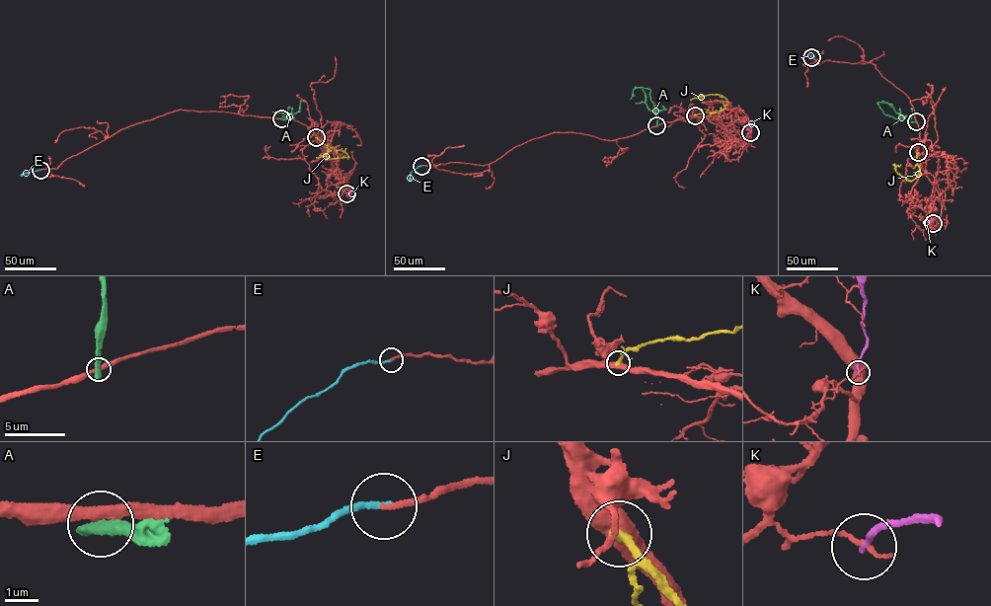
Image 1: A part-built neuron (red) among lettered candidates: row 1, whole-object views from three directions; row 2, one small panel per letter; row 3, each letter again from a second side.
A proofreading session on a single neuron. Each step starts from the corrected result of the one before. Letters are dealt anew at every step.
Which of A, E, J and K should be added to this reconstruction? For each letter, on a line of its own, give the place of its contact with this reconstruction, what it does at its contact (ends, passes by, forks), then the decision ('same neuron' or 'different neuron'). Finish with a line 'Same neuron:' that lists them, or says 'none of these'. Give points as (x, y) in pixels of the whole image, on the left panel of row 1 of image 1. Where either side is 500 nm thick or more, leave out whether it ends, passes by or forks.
A: meets red at (281, 118); different neuron
E: meets red at (40, 170); it ends there; same neuron
J: meets red at (316, 137); different neuron
K: meets red at (346, 193); it ends there; different neuron
Same neuron: E

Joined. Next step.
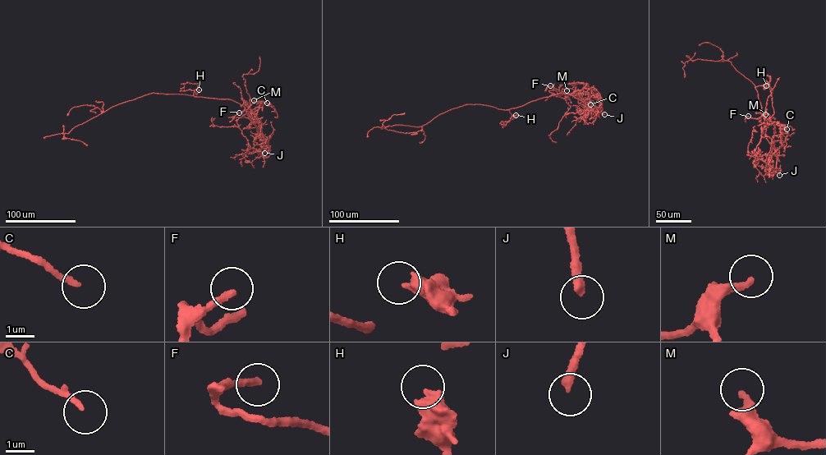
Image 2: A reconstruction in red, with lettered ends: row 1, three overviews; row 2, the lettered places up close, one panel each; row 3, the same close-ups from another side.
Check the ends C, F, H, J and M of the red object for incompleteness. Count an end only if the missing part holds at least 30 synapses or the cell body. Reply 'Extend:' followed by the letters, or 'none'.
Extend: F, J

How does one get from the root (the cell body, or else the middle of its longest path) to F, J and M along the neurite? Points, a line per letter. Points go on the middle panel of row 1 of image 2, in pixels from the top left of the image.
F: (510, 109), (560, 93), (550, 85)
J: (510, 109), (562, 93), (572, 95), (593, 108), (602, 108), (602, 113), (604, 114)
M: (510, 109), (561, 94), (562, 88), (566, 90)

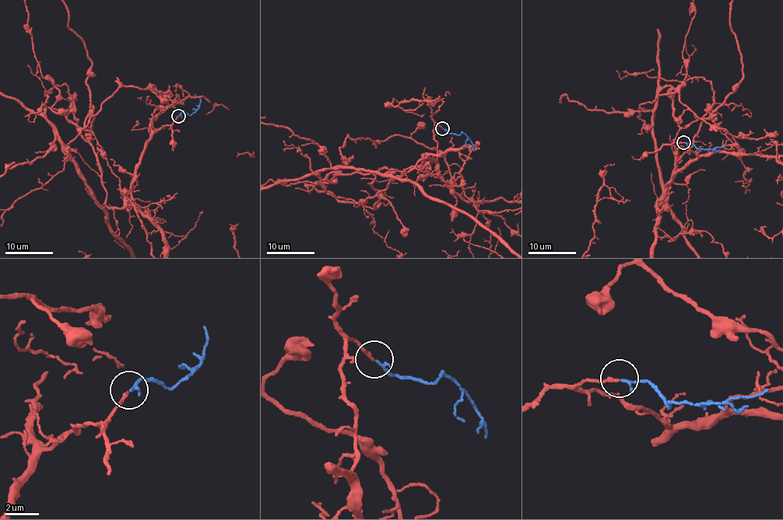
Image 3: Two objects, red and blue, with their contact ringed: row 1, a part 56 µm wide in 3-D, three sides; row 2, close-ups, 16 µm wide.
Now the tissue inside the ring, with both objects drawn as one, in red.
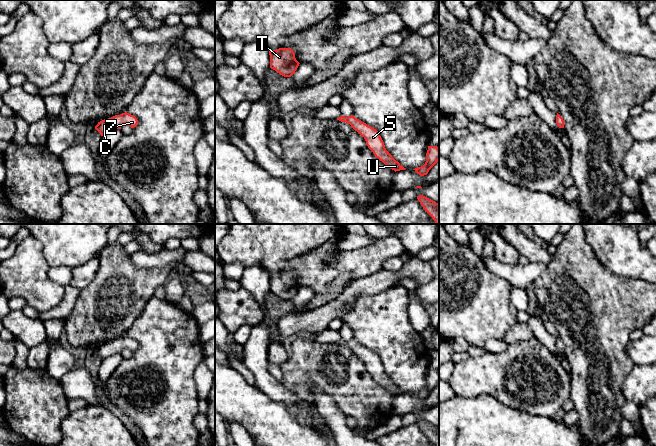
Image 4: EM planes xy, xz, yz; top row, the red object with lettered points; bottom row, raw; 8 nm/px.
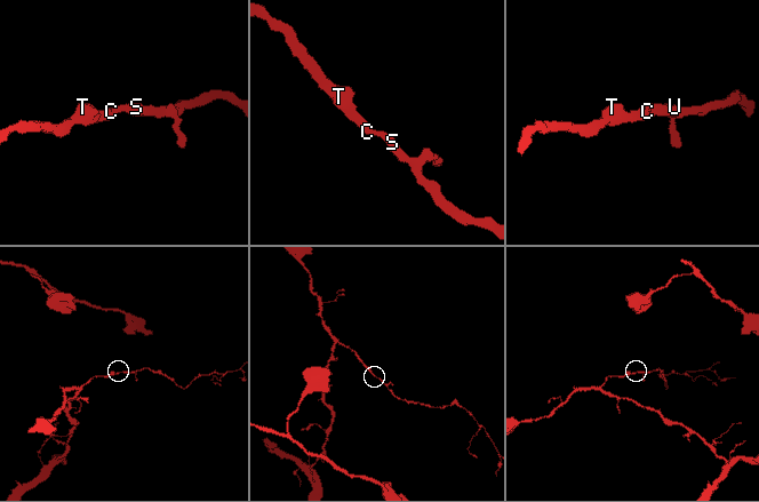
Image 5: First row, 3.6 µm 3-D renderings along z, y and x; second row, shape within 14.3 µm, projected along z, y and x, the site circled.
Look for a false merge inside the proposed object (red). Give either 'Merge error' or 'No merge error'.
No merge error

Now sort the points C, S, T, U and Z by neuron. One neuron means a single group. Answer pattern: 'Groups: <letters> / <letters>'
Groups: C S T U Z

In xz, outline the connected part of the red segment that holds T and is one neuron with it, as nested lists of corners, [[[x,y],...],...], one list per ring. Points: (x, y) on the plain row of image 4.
[[[290,272],[269,275],[270,292],[284,301],[291,301],[299,290],[295,277]]]

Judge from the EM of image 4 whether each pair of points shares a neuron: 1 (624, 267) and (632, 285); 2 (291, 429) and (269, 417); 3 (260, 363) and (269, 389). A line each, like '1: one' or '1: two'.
1: two
2: one
3: one

